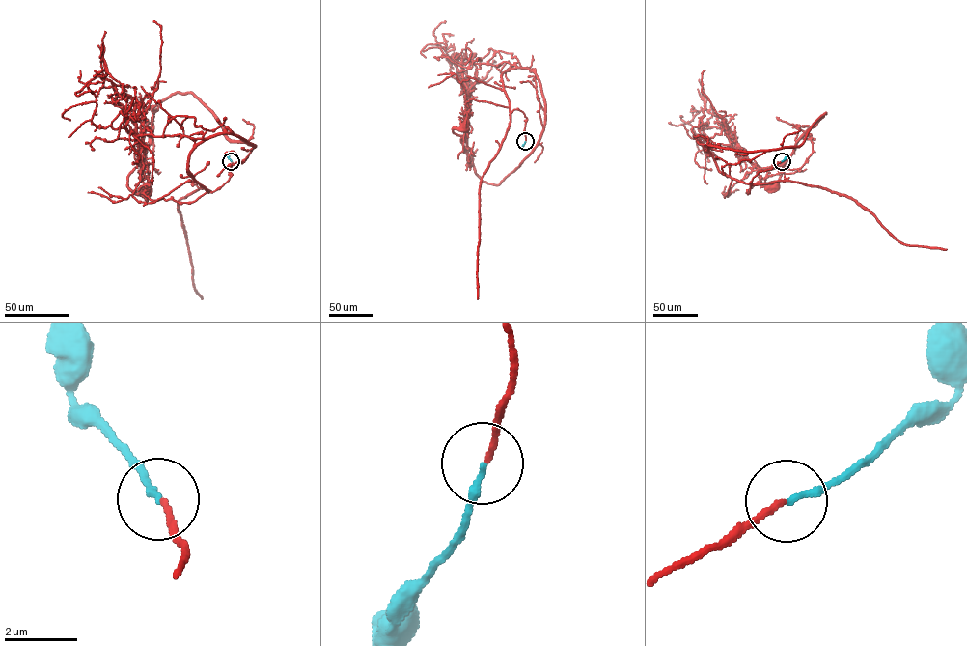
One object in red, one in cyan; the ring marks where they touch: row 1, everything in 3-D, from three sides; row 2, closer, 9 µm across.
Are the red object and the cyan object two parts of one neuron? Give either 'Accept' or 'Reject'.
Accept

